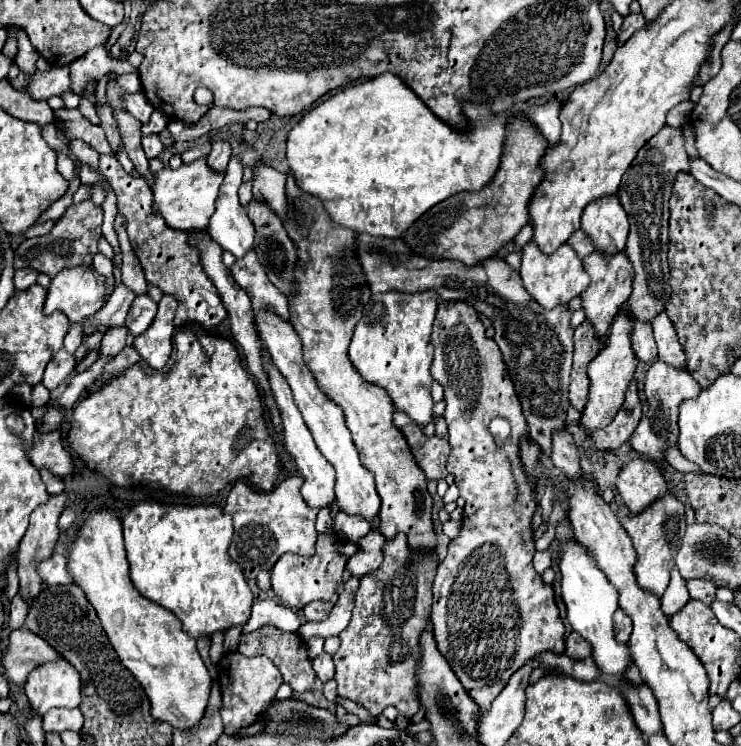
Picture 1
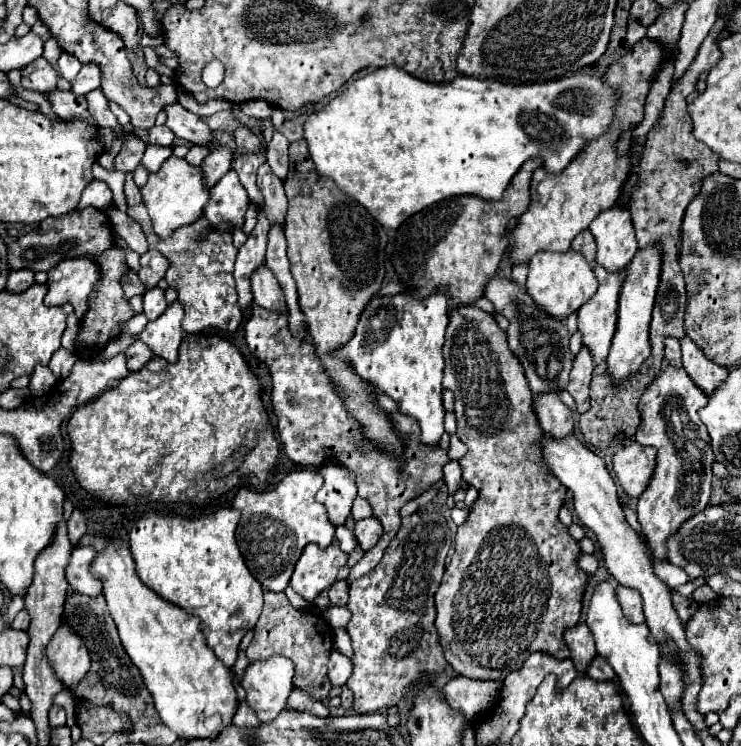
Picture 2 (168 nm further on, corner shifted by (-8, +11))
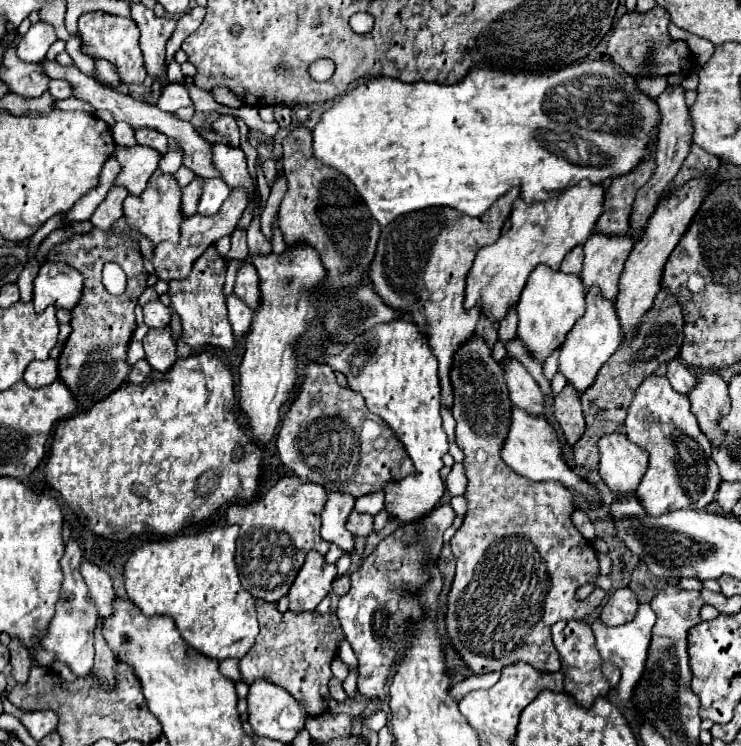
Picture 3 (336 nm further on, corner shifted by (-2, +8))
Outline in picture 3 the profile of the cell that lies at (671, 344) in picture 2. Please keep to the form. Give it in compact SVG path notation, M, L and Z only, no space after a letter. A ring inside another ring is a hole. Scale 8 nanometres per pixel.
M674 358L674 360L668 362L666 378L670 380L672 388L676 388L676 392L682 392L682 394L688 394L690 388L696 384L696 376L678 358Z

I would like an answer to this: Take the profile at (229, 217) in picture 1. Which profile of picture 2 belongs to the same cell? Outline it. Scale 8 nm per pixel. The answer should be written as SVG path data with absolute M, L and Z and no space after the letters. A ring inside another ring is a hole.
M228 171L212 189L210 189L210 201L206 203L204 217L218 225L220 221L230 221L238 229L244 223L244 213L248 209L248 195L246 189L240 185L238 175Z

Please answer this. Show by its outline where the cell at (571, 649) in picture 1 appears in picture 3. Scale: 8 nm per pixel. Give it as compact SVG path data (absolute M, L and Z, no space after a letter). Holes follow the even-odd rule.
M560 620L552 626L552 638L554 638L554 646L560 652L560 660L562 660L562 672L566 676L564 682L564 690L580 702L580 706L590 708L592 700L596 700L596 696L606 696L608 692L608 682L604 680L600 666L602 666L602 658L596 650L594 644L594 636L592 630L588 628L586 622L580 620Z

